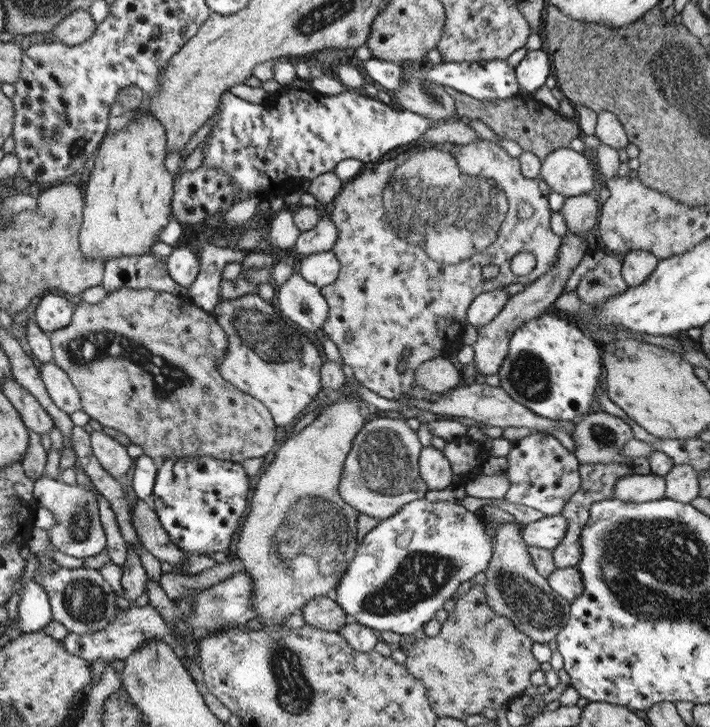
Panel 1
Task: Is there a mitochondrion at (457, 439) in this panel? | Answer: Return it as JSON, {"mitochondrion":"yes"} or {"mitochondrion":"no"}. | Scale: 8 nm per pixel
{"mitochondrion":"no"}

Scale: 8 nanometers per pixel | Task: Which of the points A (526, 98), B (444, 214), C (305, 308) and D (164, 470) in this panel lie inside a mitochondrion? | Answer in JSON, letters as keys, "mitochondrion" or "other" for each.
{"A":"other","B":"mitochondrion","C":"mitochondrion","D":"other"}

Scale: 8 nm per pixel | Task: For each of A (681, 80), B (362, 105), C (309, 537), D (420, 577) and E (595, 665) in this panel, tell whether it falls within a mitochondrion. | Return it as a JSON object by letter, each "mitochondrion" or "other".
{"A":"mitochondrion","B":"other","C":"mitochondrion","D":"mitochondrion","E":"other"}

